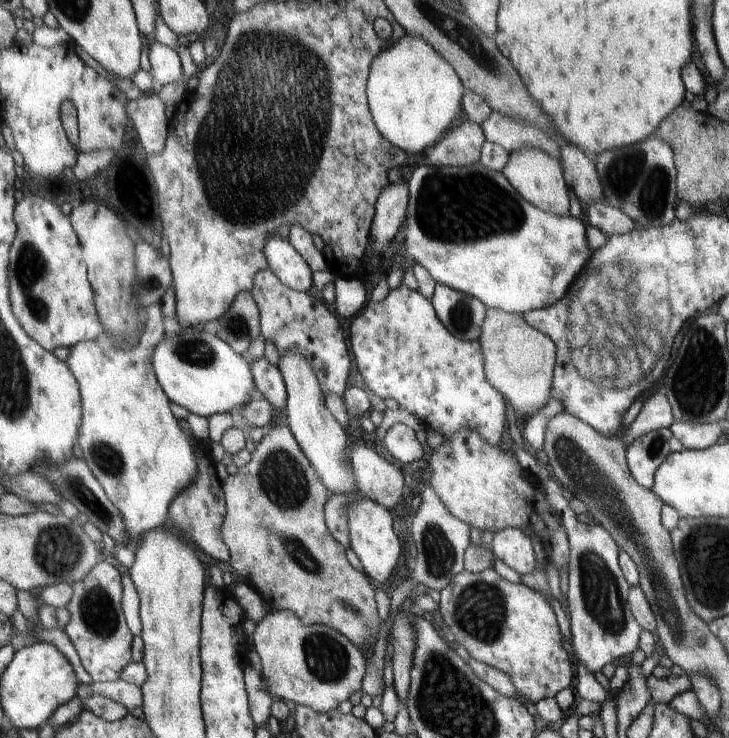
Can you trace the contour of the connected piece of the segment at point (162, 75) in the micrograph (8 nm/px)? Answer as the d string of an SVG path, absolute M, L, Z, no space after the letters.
M156 41L149 48L151 76L160 84L170 84L181 79L182 64L178 53Z

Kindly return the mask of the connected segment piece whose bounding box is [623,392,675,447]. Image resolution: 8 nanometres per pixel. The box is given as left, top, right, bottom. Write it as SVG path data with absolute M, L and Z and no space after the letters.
M658 392L646 400L638 418L629 424L623 436L624 444L628 447L632 444L632 440L656 429L669 428L674 421L672 408L666 394Z

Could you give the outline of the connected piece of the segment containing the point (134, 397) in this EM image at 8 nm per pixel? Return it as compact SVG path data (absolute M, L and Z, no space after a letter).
M150 304L144 308L144 330L136 348L103 350L96 341L84 341L70 347L70 355L66 366L72 372L79 386L82 403L82 418L78 428L78 446L82 449L82 459L90 467L92 474L104 489L108 500L120 512L122 524L128 532L126 544L114 545L114 561L123 571L134 564L134 553L137 550L140 536L156 526L168 521L168 507L171 500L182 488L194 482L198 461L196 452L188 434L180 428L178 419L171 411L171 400L162 390L154 368L152 368L152 352L164 340L164 315L162 304Z

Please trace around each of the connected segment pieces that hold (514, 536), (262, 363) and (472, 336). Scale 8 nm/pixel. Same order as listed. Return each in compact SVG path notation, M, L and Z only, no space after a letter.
M504 528L493 532L492 552L512 570L524 576L538 568L532 541L522 528Z
M264 356L249 363L256 390L268 400L268 404L272 404L272 408L276 408L278 412L286 412L287 390L278 366L270 364Z
M437 283L430 302L452 336L458 340L479 340L487 309L480 300Z

